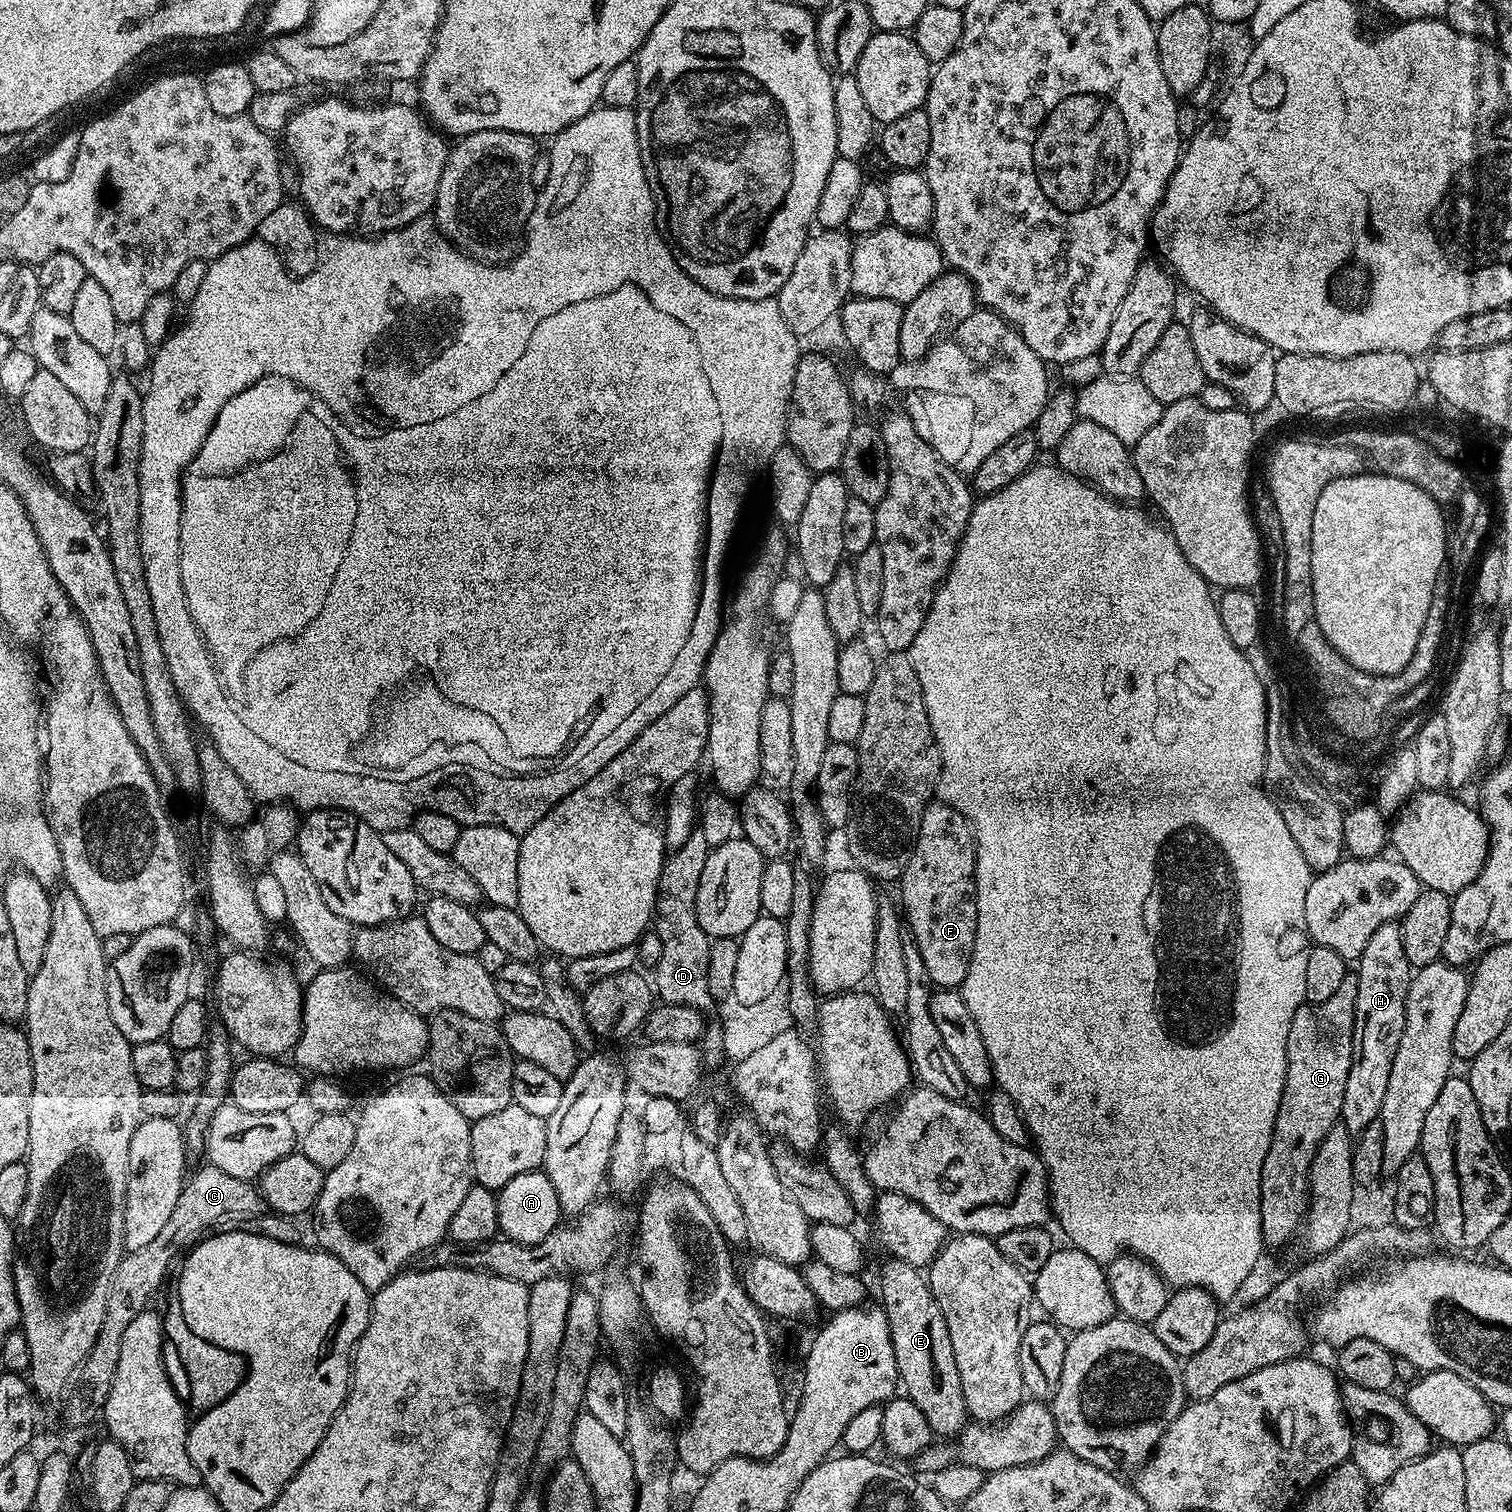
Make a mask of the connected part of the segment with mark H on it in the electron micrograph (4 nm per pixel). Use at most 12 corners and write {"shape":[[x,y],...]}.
{"shape":[[1396,922],[1358,961],[1340,1120],[1380,1119],[1414,975]]}

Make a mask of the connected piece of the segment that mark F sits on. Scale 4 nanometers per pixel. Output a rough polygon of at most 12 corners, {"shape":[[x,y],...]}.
{"shape":[[926,806],[898,900],[933,985],[976,933],[972,825]]}

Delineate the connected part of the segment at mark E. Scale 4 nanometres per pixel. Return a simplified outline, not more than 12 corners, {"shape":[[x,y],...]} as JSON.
{"shape":[[917,1265],[880,1268],[899,1383],[933,1433],[968,1415],[941,1307]]}

